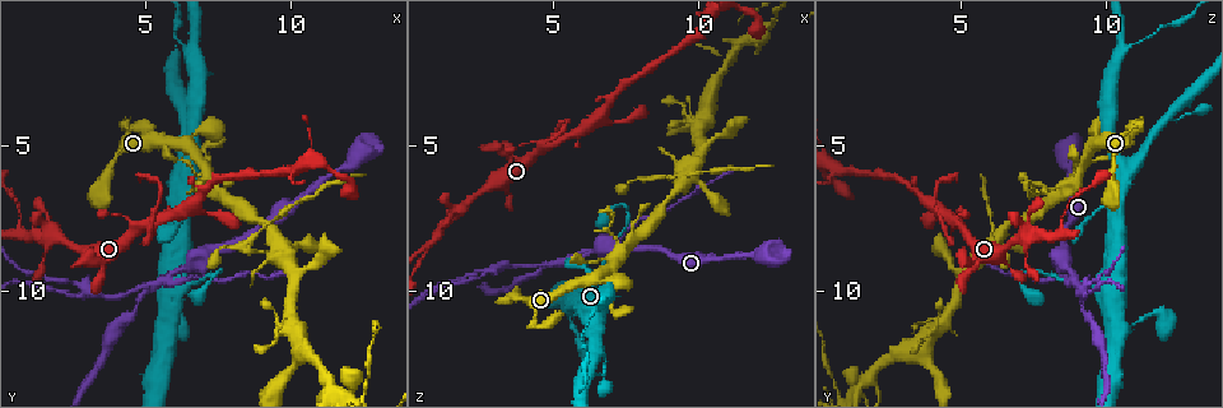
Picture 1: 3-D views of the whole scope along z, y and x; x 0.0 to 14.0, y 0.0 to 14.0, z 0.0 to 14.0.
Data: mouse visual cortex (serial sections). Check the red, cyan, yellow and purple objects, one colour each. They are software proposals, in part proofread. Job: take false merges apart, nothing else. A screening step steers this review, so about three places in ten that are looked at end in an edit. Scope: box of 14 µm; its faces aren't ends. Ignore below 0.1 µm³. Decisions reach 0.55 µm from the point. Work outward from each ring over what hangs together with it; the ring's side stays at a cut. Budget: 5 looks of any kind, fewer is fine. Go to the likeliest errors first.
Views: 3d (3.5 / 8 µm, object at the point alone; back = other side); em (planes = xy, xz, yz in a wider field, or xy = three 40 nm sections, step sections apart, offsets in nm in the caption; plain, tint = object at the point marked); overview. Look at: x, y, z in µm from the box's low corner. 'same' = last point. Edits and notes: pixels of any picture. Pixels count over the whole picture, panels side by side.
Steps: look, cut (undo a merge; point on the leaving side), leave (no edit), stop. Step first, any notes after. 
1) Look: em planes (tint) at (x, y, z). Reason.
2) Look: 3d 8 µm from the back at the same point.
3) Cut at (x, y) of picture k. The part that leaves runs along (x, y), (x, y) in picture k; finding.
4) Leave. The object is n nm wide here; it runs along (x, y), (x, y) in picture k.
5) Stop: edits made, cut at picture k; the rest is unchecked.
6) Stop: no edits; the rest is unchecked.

Look: 3d 3.5 µm at (5.2, 9.8, 9.0). Arms run side by side.

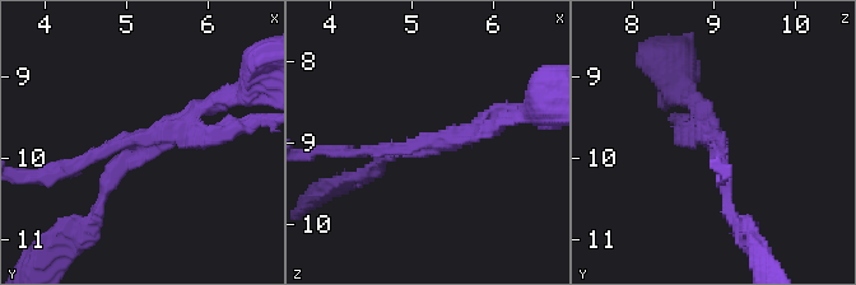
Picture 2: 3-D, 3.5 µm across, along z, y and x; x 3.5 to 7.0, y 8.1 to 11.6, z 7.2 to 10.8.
Look: em xy step 2 (tint) at (5.25, 9.75, 9.00). Now the EM.

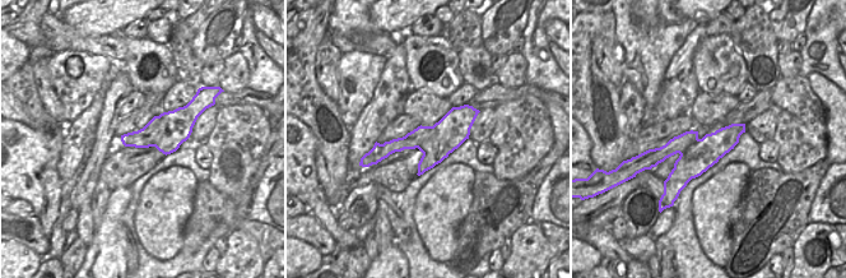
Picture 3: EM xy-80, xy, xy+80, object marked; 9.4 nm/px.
Cut at (348, 153) of picture 2. A border runs along (161, 115), (159, 140), (154, 146) in picture 3; two cells meet here.

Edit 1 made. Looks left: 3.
Look: overview. See it whole again.

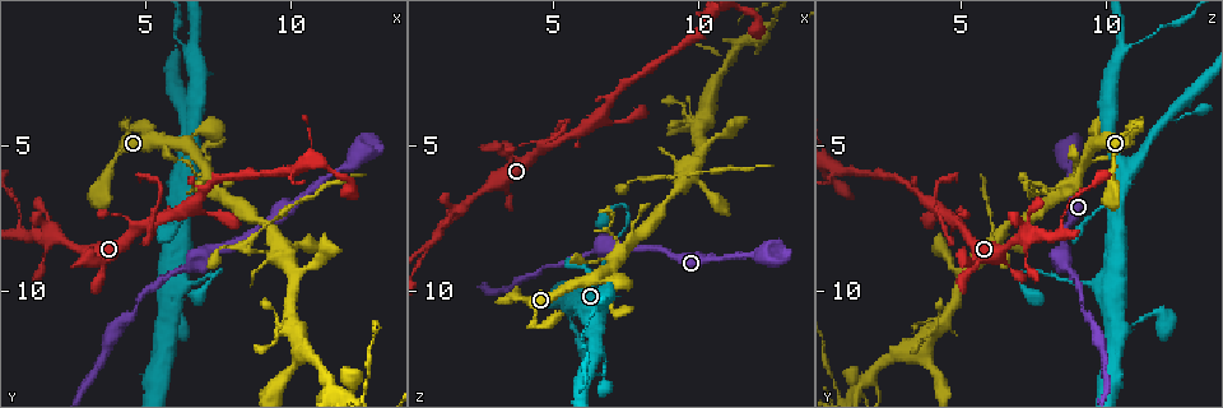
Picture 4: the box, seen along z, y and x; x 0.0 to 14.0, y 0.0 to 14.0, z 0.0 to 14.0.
Look: 3d 3.5 µm at (6.9, 6.5, 3.5). Sudden change in width.

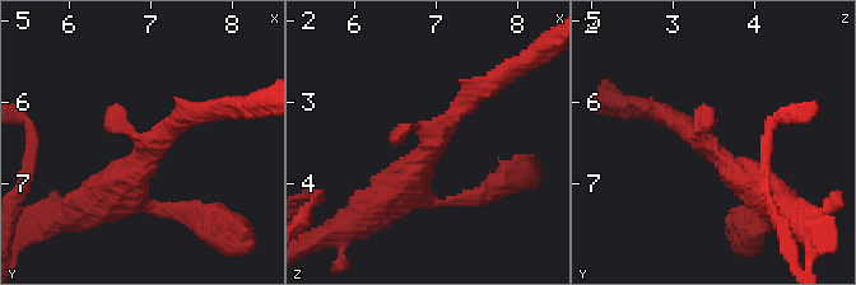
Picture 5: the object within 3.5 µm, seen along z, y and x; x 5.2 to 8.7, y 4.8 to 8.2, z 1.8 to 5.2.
Look: em xy step 3 (tint) at (6.90, 6.60, 3.55). Now the EM.

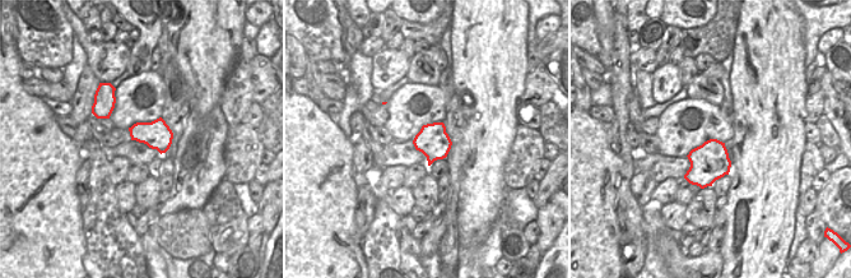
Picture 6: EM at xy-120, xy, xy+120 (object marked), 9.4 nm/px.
Leave. The object is 300 nm wide here; it runs along (384, 201), (478, 90) in picture 5; all the same cell.

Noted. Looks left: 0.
Stop: edits made, cut at picture 2; the rest is unchecked.

